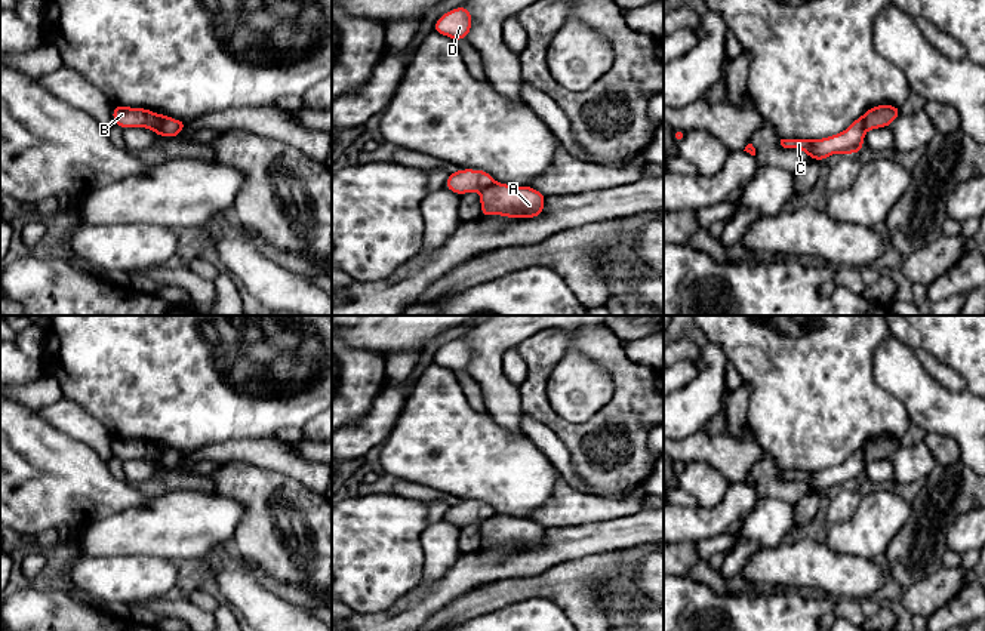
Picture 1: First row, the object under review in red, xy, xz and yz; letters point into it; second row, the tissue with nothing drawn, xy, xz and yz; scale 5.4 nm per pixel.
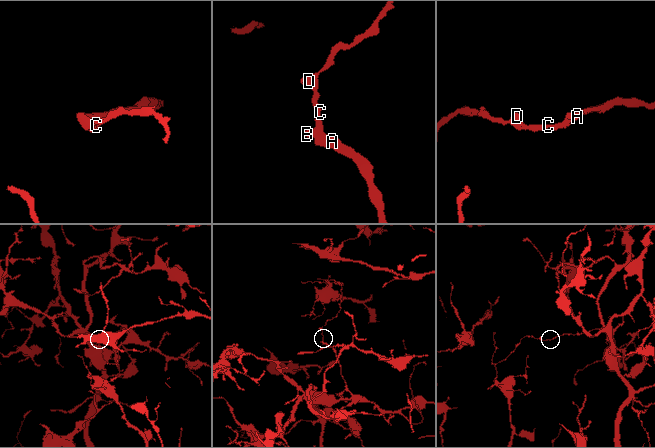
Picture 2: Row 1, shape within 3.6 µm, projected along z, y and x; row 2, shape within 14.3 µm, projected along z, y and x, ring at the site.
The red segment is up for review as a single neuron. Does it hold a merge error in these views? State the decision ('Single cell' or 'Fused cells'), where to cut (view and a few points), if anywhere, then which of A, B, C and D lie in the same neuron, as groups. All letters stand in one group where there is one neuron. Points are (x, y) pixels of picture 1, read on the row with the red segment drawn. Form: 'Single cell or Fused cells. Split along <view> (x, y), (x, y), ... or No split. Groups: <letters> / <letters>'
Fused cells. Split along xy (156, 114), (160, 131), (165, 135). Groups: A / B C D

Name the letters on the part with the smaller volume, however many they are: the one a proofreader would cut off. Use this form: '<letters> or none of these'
B, C, D

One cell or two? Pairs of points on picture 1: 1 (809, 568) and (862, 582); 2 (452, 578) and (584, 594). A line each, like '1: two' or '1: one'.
1: one
2: two

